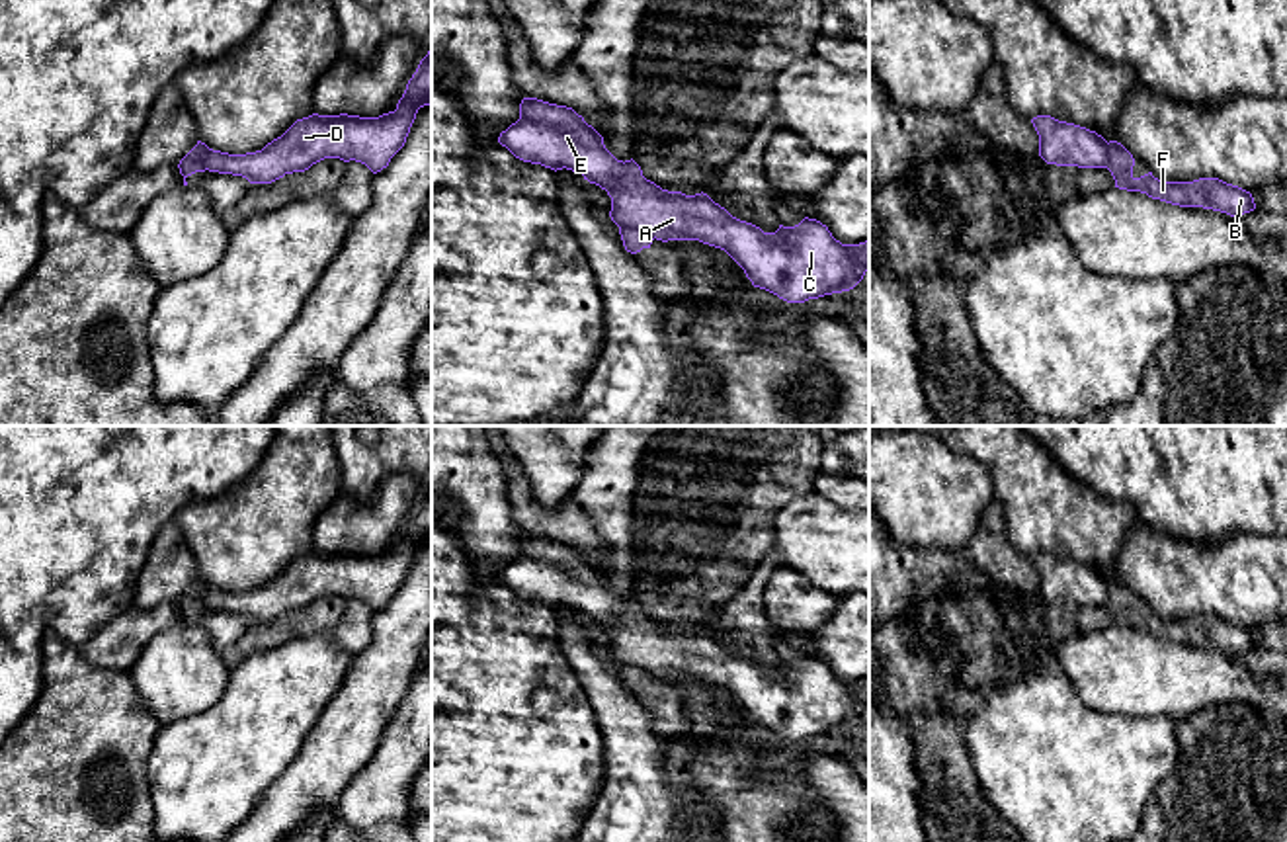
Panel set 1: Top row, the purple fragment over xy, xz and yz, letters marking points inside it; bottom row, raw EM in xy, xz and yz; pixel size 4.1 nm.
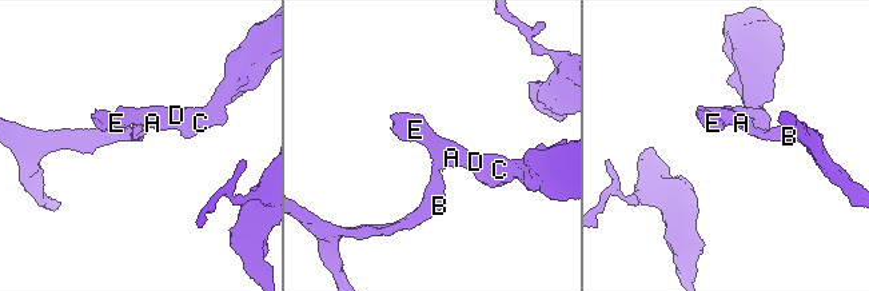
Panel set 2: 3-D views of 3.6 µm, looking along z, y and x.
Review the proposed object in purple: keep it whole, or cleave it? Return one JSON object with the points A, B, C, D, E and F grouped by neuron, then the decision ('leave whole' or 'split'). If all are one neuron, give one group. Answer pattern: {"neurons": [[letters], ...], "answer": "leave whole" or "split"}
{"neurons": [["A", "C", "D", "E"], ["B", "F"]], "answer": "split"}

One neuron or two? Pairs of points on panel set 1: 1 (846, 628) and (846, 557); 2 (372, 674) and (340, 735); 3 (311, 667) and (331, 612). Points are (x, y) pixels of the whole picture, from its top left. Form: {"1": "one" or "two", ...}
{"1": "two", "2": "one", "3": "two"}

